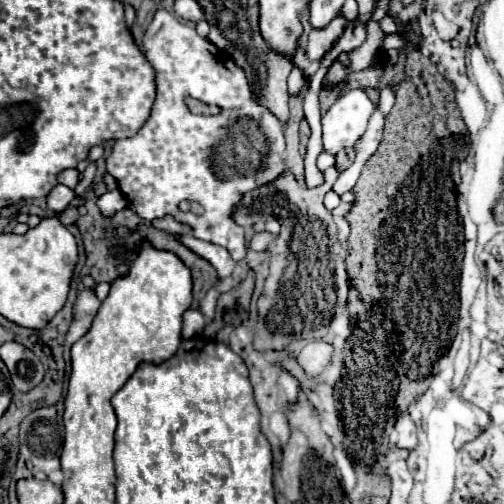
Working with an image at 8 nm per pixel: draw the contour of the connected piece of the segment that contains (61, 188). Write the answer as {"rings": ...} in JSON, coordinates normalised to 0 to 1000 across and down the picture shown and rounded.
{"rings":[[[111,367],[111,371],[95,383],[95,391],[91,391],[95,415],[103,415],[103,419],[127,419],[147,391],[151,391],[151,387],[147,387],[147,379],[143,379],[139,371],[131,371],[131,367]]]}

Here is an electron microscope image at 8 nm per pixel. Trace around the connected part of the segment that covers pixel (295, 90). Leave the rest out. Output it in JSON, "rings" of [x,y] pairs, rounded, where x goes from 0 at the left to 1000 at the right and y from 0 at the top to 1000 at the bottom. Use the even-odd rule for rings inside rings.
{"rings":[[[583,129],[579,145],[575,145],[575,153],[571,153],[571,185],[575,185],[579,192],[591,192],[595,181],[603,181],[603,173],[607,173],[607,157],[603,157],[599,141]]]}

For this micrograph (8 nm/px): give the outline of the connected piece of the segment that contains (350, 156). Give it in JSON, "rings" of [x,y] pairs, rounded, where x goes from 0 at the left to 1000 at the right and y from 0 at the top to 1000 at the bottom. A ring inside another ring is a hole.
{"rings":[[[690,292],[667,308],[667,327],[675,339],[683,339],[698,319],[702,319],[702,296],[698,292]]]}

